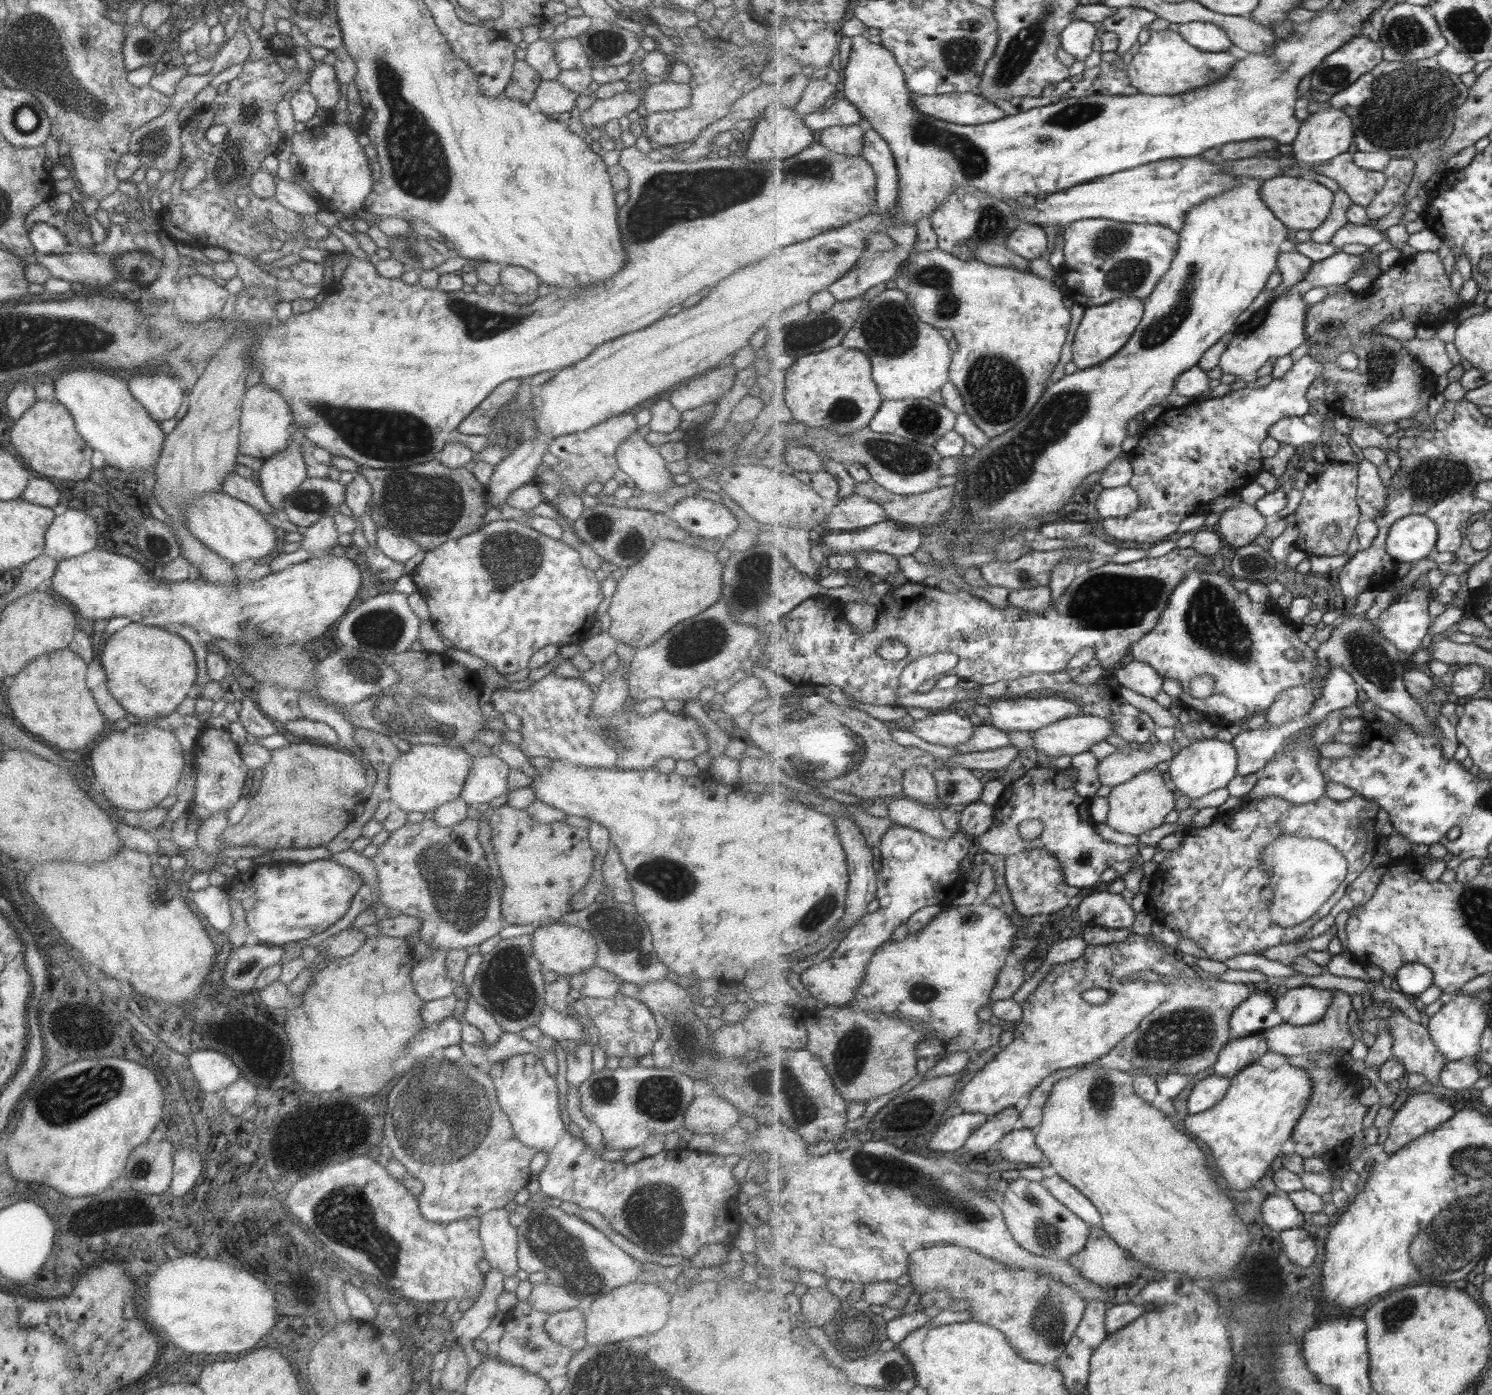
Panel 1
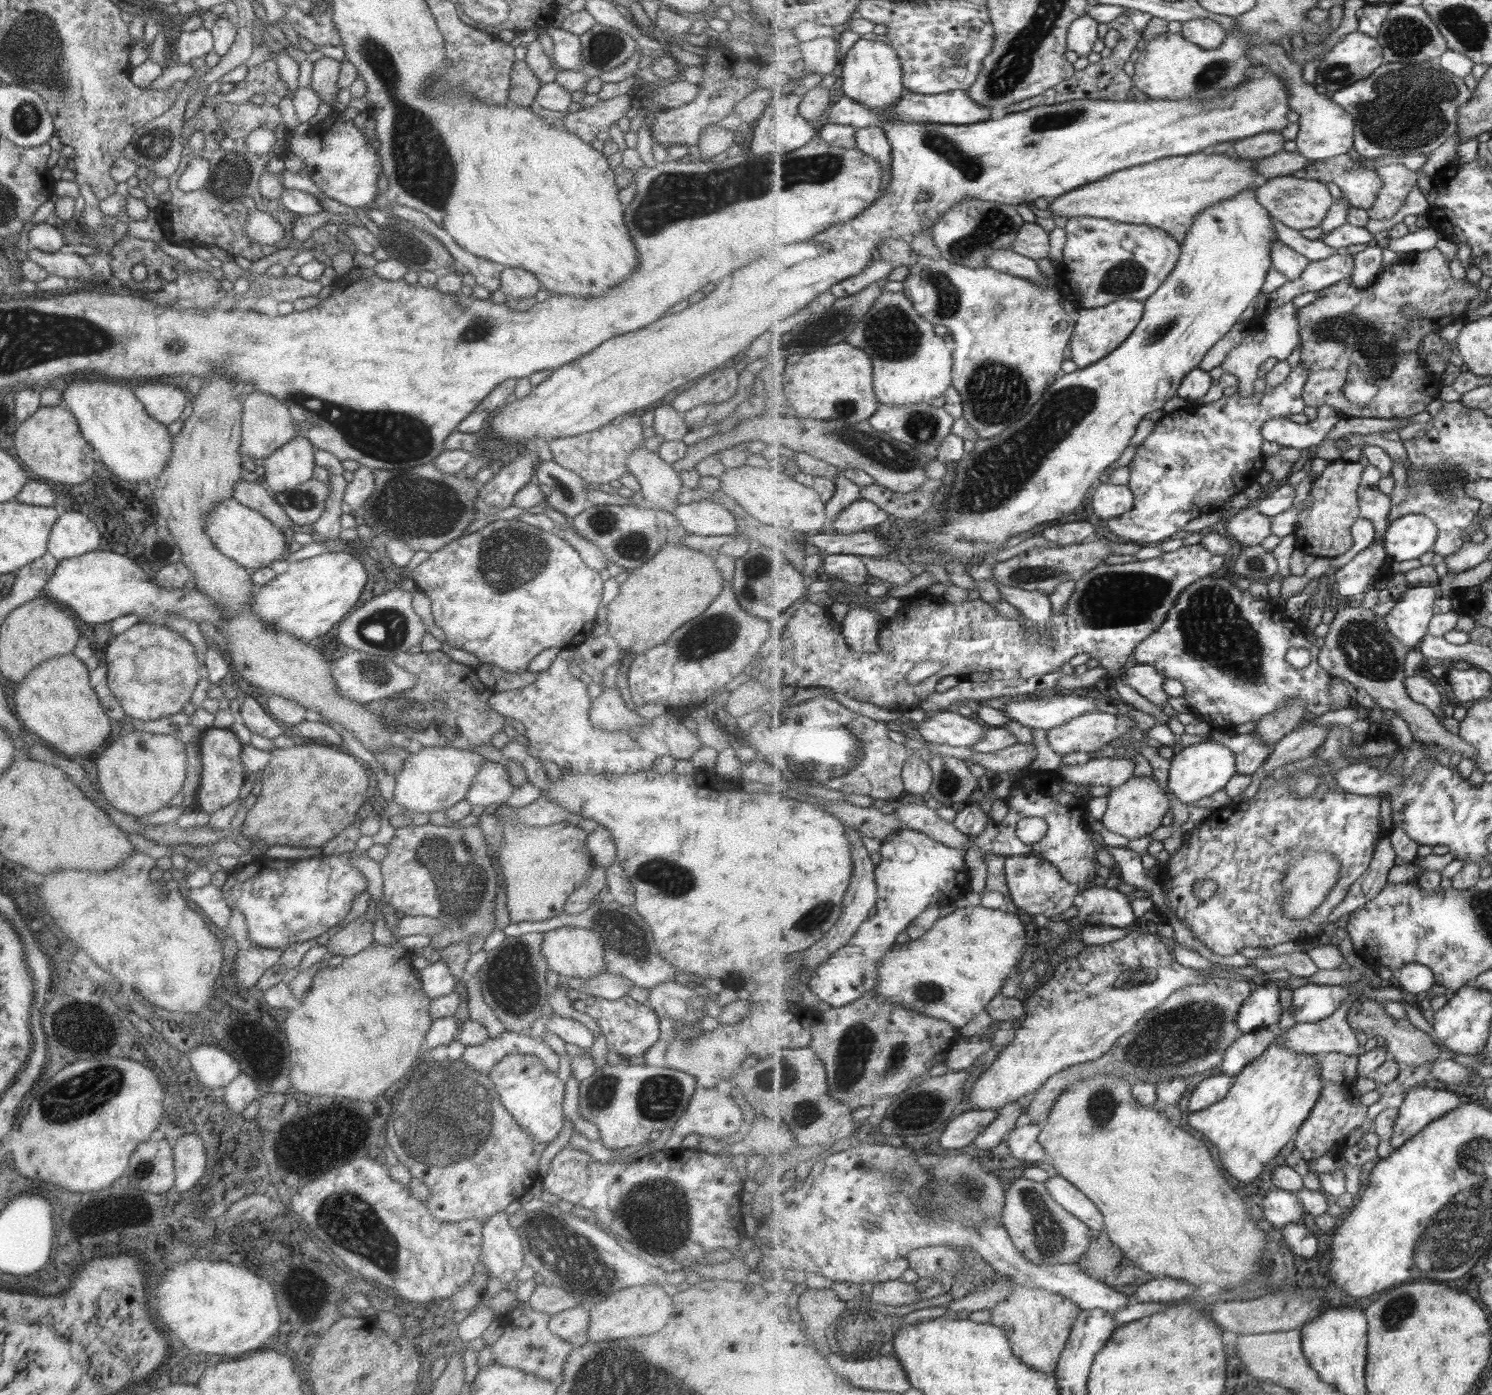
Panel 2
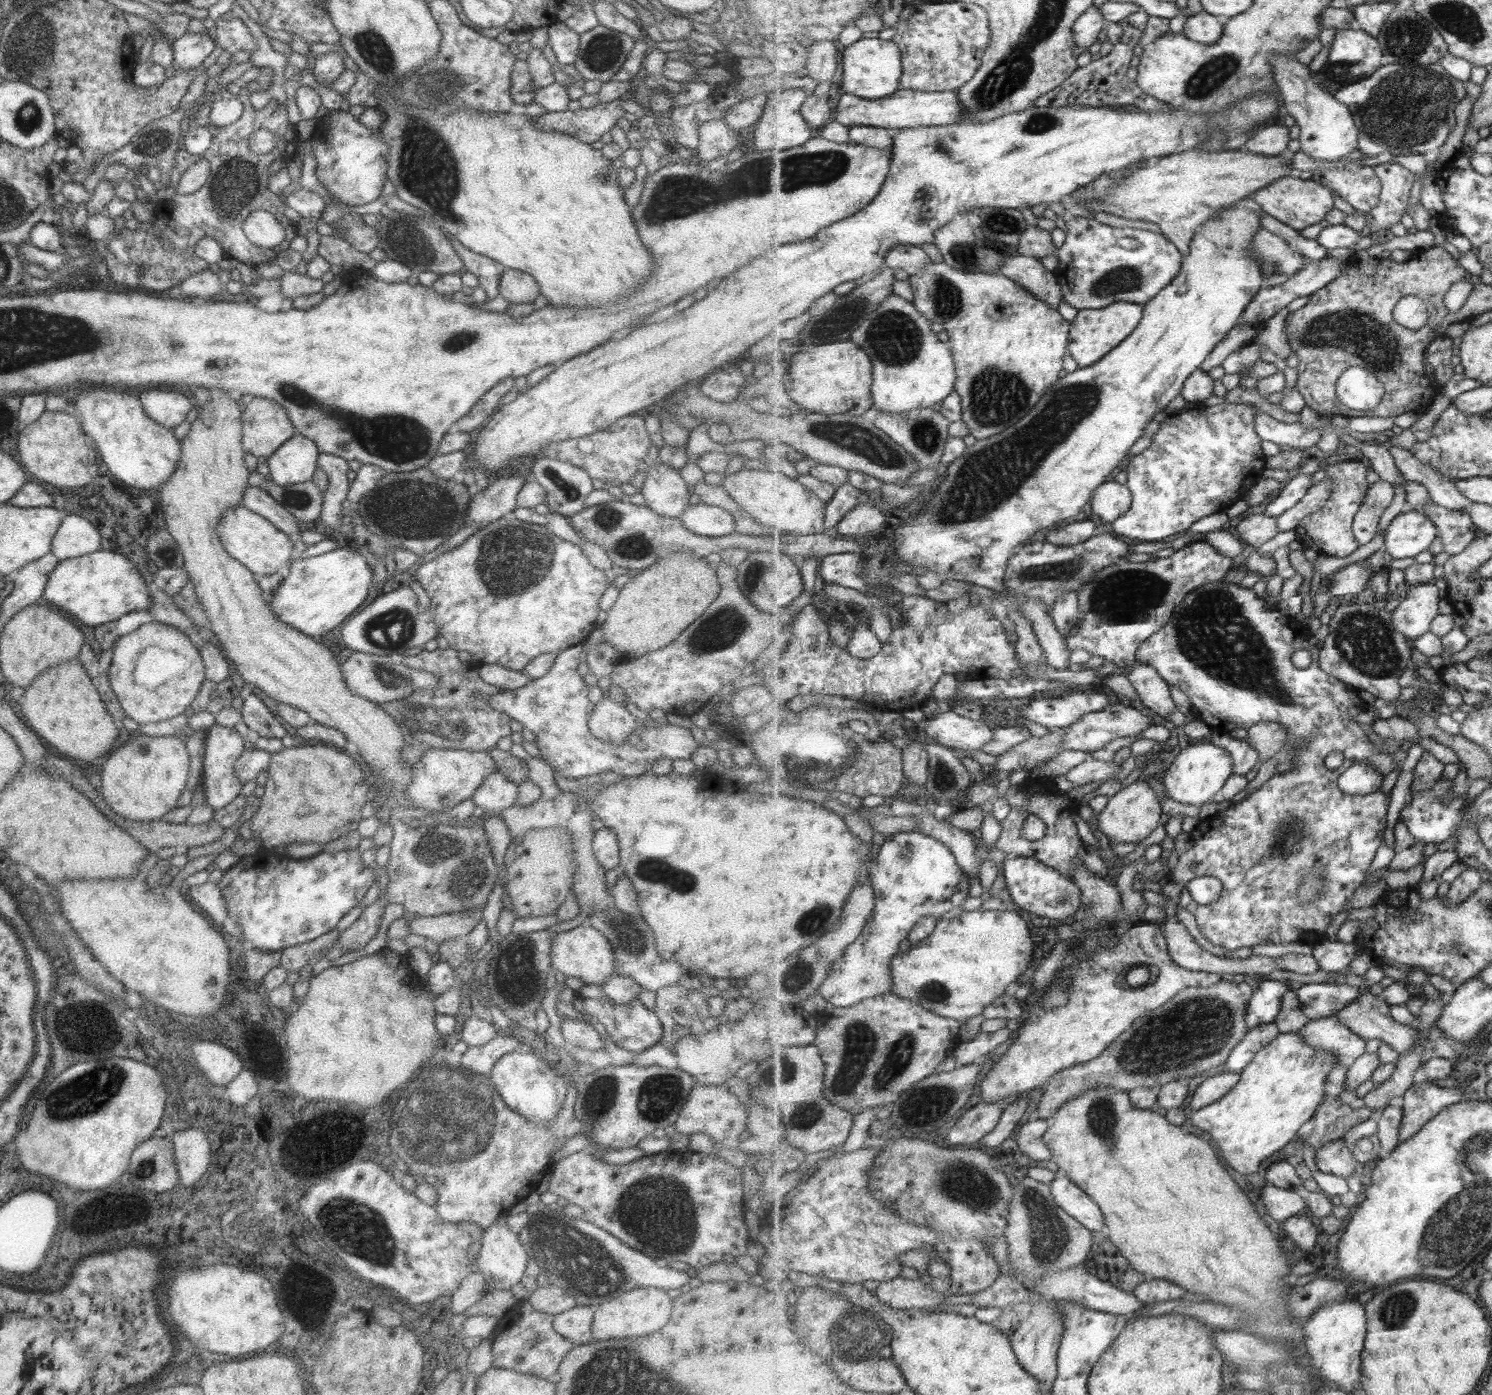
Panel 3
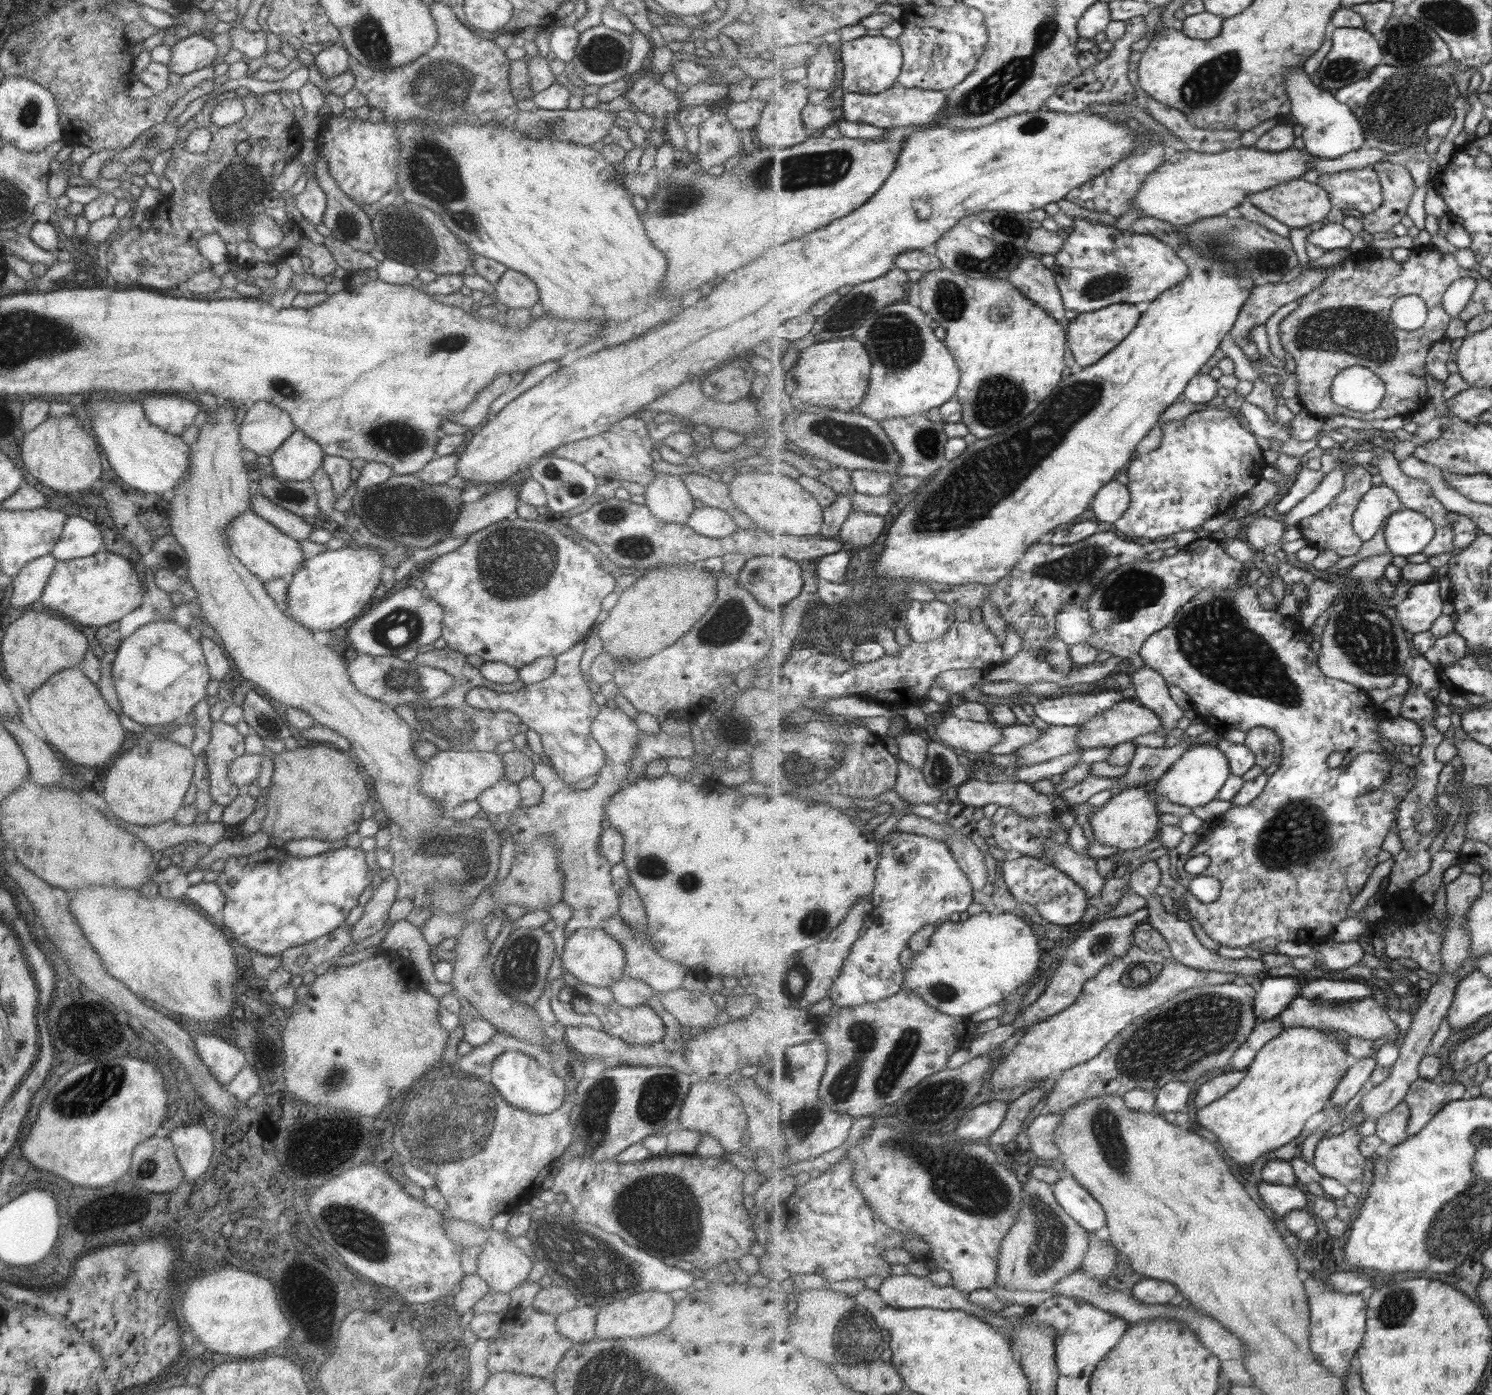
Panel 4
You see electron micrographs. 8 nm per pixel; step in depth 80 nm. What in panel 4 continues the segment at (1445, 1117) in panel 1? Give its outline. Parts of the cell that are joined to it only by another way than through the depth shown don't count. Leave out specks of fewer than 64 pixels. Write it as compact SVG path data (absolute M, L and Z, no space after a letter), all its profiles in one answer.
M1425 1077L1417 1079L1404 1100L1412 1110L1408 1126L1409 1136L1419 1134L1446 1104L1463 1096L1465 1096L1465 1086L1461 1083L1443 1083Z

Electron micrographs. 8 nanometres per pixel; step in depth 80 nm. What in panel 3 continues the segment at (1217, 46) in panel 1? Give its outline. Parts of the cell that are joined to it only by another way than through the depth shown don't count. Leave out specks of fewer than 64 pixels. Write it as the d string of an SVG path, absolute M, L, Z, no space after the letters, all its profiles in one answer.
M1201 11L1186 19L1183 34L1203 44L1215 44L1224 35L1224 19Z

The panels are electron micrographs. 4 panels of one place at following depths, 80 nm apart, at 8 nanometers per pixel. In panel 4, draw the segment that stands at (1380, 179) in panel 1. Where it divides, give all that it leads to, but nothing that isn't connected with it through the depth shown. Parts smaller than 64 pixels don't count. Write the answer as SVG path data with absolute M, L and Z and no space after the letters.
M1374 167L1320 173L1317 183L1329 192L1333 209L1354 209L1365 216L1384 204L1384 188Z

